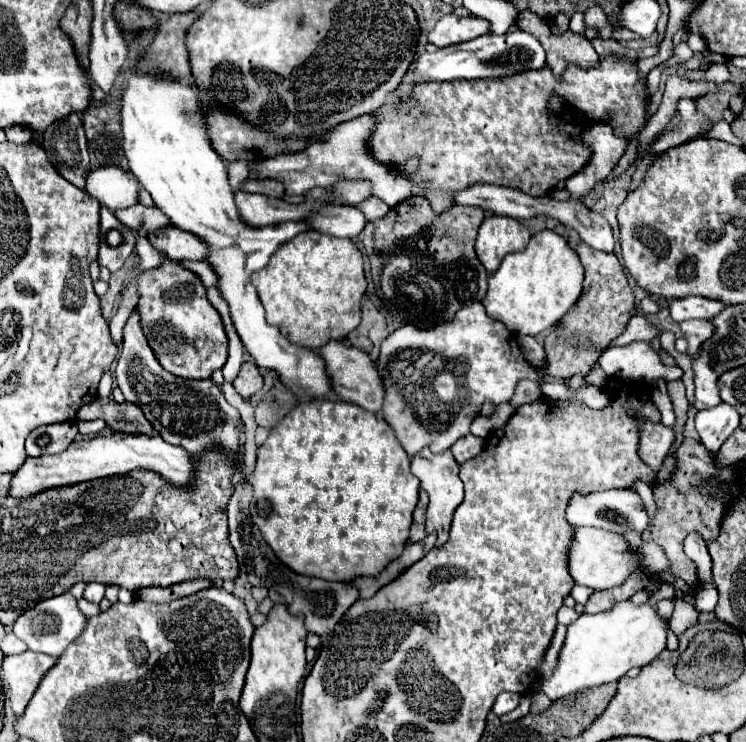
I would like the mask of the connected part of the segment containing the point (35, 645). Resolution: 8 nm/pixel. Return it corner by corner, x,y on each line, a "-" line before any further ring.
66,592
62,596
54,596
54,598
48,598
48,600
42,600
40,604
36,604
32,610
24,612
12,626
12,632
22,640
26,642
28,650
32,652
42,652
42,654
48,654
48,656
54,656
58,658
72,640
78,638
78,634
82,632
84,628
84,622
86,622
86,616
80,614
78,606
76,606
76,598

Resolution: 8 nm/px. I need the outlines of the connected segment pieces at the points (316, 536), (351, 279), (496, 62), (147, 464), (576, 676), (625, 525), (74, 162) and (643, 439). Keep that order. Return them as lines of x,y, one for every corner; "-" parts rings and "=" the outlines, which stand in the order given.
312,398
312,402
302,402
296,406
290,414
286,414
272,430
268,440
258,448
258,462
250,476
254,498
250,502
250,514
254,524
264,534
264,540
270,544
270,548
276,552
276,556
294,572
316,576
322,580
354,580
356,576
378,576
384,566
398,558
404,544
408,542
408,532
412,524
412,512
418,504
418,490
420,480
410,472
410,458
406,458
406,452
400,448
398,438
394,436
394,430
386,420
378,418
374,412
366,412
364,408
344,402
344,400
328,400
328,398
=
308,230
282,244
272,256
266,268
252,274
252,284
266,310
266,322
278,326
282,336
292,344
318,350
330,340
344,340
360,324
360,300
366,292
366,278
362,268
362,254
350,238
326,236
316,230
=
524,30
508,32
504,36
484,34
468,42
460,42
446,48
434,48
418,54
412,62
410,84
418,82
446,82
446,80
480,80
480,78
506,78
528,70
540,70
546,66
546,54
538,38
=
108,434
108,436
88,438
88,440
76,440
74,444
70,444
70,448
66,448
66,452
60,452
54,456
26,458
22,468
12,478
10,496
28,498
48,488
68,486
68,484
78,484
78,482
108,478
108,476
124,476
134,470
150,470
162,476
162,480
166,480
170,486
184,488
184,490
190,488
196,480
196,462
184,448
170,446
160,436
=
626,600
600,614
582,614
568,626
558,666
546,680
546,696
560,700
562,696
620,680
630,668
652,662
666,648
666,630
668,620
662,620
650,604
636,606
=
604,490
604,492
574,492
574,496
568,502
566,508
566,520
570,526
594,526
608,532
624,534
626,530
638,530
642,532
648,524
648,516
642,504
642,498
634,490
=
76,112
52,122
46,128
42,148
46,150
52,166
68,182
78,188
84,188
86,174
90,170
90,158
84,136
84,124
=
640,420
638,428
640,428
638,456
654,474
658,474
658,470
664,464
666,454
670,452
676,440
676,432
672,426
664,426
662,422
656,424
650,420

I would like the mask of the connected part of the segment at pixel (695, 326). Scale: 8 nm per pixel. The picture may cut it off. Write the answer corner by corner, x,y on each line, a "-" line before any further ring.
684,320
680,322
680,330
684,338
688,340
688,352
686,354
696,354
702,342
706,342
714,334
714,326
708,320

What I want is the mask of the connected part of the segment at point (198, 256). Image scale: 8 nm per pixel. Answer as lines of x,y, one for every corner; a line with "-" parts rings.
174,226
154,230
152,234
148,234
148,240
152,242
152,246
156,246
156,250
166,252
174,260
206,260
208,256
204,240

